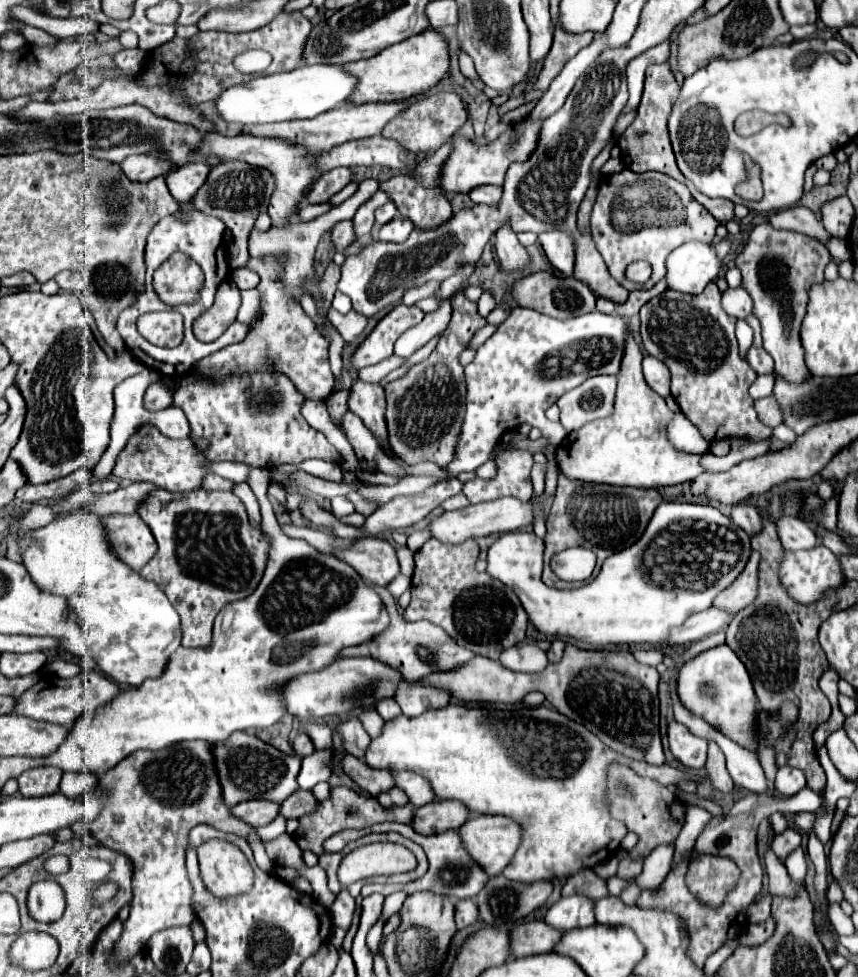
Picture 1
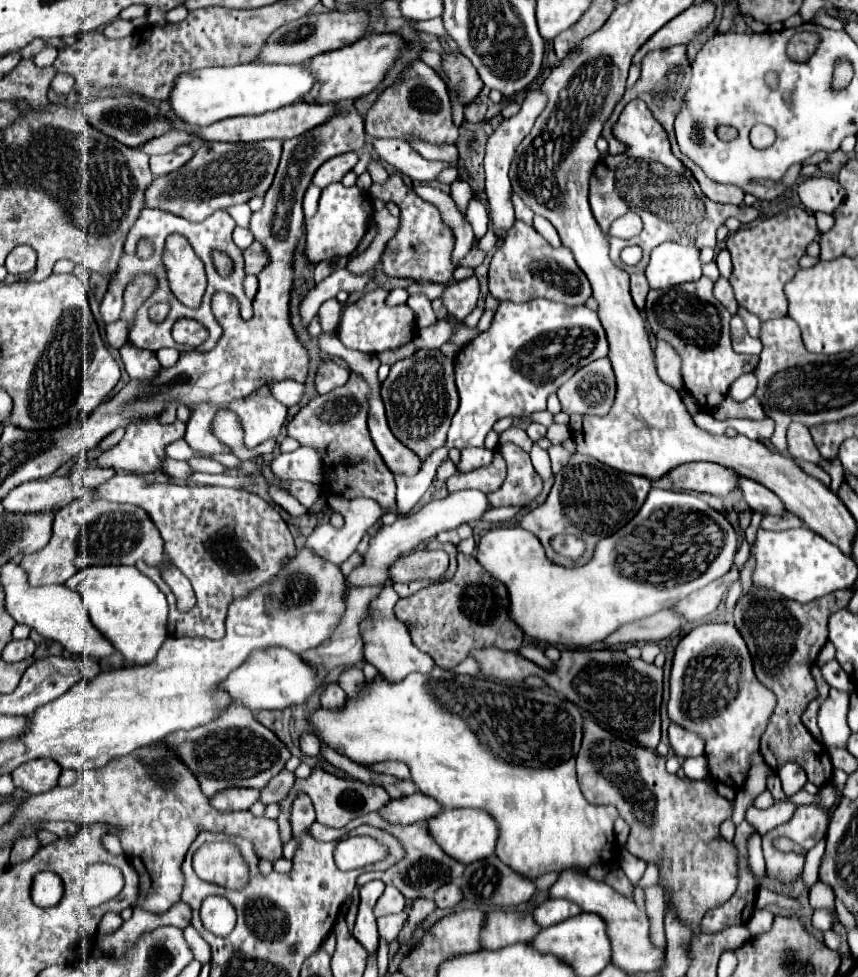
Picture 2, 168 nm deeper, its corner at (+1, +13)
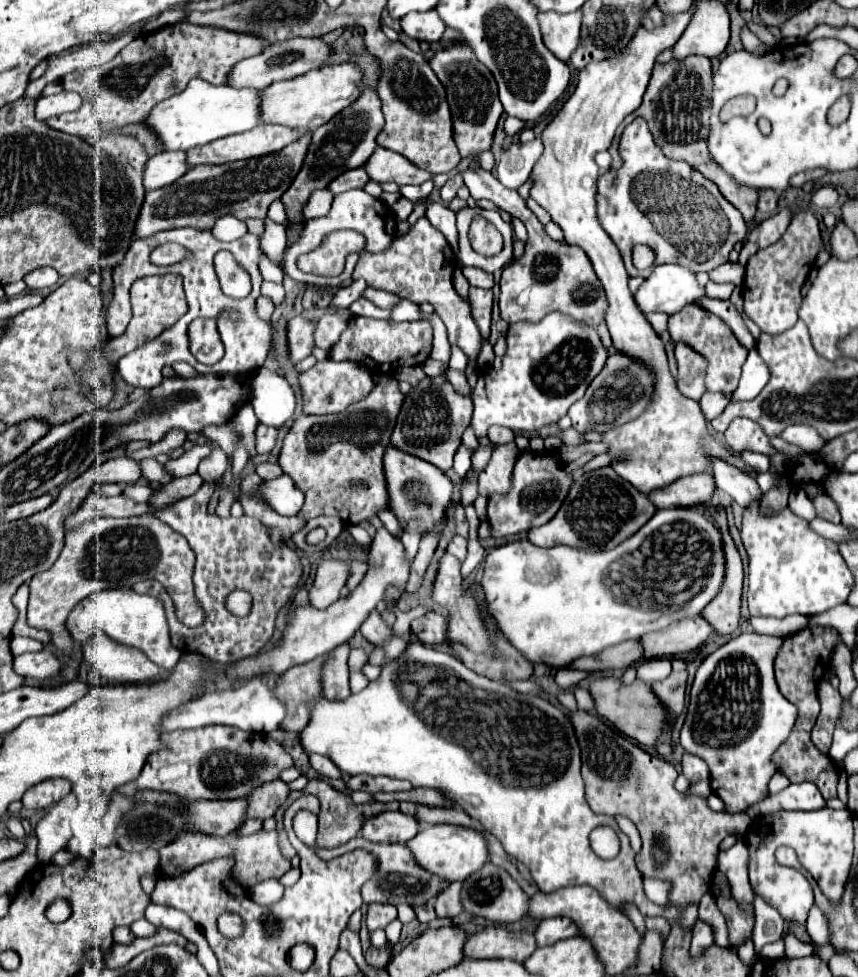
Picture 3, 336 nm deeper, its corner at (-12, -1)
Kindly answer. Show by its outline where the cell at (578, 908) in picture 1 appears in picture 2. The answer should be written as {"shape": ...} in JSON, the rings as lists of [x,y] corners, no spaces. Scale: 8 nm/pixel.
{"shape":[[[549,898],[545,900],[541,906],[535,908],[533,916],[537,920],[537,924],[541,928],[547,928],[547,926],[553,926],[553,924],[559,924],[571,916],[577,916],[581,914],[583,910],[571,902],[571,900],[563,900],[563,898]]]}

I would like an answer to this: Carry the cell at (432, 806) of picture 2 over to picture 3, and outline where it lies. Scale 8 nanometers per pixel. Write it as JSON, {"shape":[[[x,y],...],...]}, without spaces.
{"shape":[[[382,812],[366,818],[362,836],[370,842],[408,842],[418,834],[418,822],[402,812]]]}

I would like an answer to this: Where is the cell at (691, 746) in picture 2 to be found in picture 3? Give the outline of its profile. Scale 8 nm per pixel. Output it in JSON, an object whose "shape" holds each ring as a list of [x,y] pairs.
{"shape":[[[684,754],[684,758],[682,758],[682,774],[686,776],[686,780],[690,784],[696,784],[700,780],[708,780],[710,778],[706,762],[702,758],[692,756],[692,754]]]}

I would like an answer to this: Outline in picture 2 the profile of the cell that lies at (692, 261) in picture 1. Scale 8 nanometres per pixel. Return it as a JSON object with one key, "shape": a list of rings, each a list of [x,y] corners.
{"shape":[[[663,242],[651,252],[645,270],[651,288],[669,288],[701,278],[701,250],[677,242]]]}

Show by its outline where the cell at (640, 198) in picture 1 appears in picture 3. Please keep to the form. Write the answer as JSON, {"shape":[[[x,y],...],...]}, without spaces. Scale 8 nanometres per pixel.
{"shape":[[[636,118],[632,124],[624,128],[622,140],[620,140],[620,156],[624,160],[622,168],[608,170],[598,178],[598,194],[596,194],[596,208],[602,228],[608,232],[612,242],[618,246],[626,272],[630,276],[646,276],[650,270],[640,272],[632,264],[632,246],[634,244],[648,244],[656,252],[656,266],[658,264],[682,264],[690,266],[696,272],[710,272],[722,264],[728,262],[728,254],[734,248],[736,242],[746,238],[748,226],[742,218],[742,214],[722,198],[718,186],[710,180],[706,180],[698,170],[690,168],[686,162],[670,160],[658,150],[654,144],[654,138],[648,130],[648,124],[644,118]]]}

